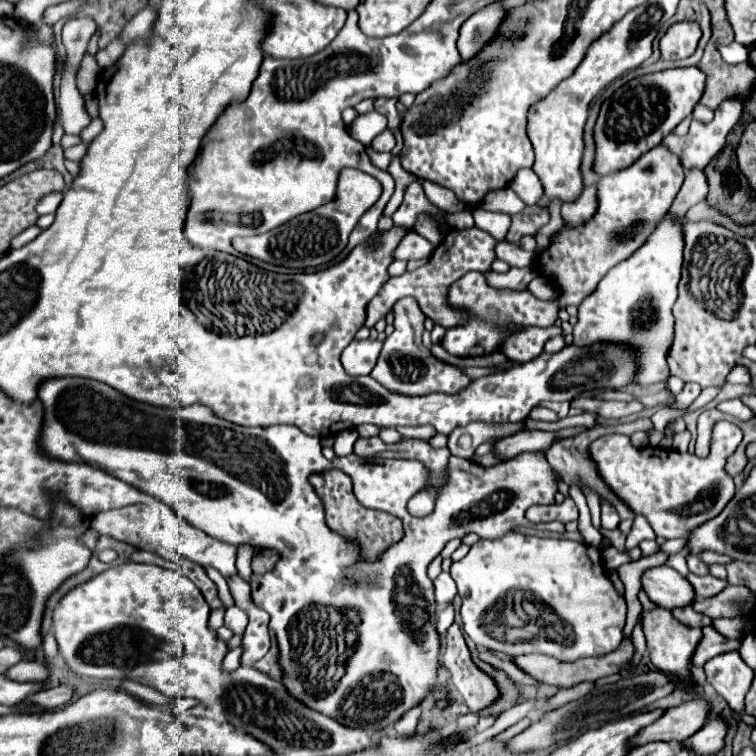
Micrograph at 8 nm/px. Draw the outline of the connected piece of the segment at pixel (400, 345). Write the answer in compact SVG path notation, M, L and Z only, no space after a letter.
M412 297L400 299L394 305L394 333L386 337L378 363L370 375L382 385L386 385L390 391L408 395L454 394L462 387L468 387L472 379L466 373L462 373L462 369L448 365L444 361L436 361L436 357L432 357L432 353L422 345L422 331L424 331L422 323L424 323L424 313L416 305L416 300Z

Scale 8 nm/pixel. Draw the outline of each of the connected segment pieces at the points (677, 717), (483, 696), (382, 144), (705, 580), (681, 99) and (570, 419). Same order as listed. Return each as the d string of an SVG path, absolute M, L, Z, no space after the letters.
M702 699L682 703L678 707L666 709L660 719L652 725L646 725L636 737L628 739L628 747L634 749L636 745L646 745L650 741L664 741L664 743L680 743L694 735L708 715L708 703Z
M456 623L448 627L446 649L442 659L444 667L450 671L450 683L454 685L456 693L464 699L464 703L470 707L470 711L480 713L482 709L498 701L498 683L472 661L470 649Z
M386 129L386 131L382 131L378 137L374 137L374 141L372 141L370 145L372 145L374 151L388 151L388 153L390 153L390 151L394 149L394 145L396 145L396 139L394 139L392 131Z
M688 573L686 577L690 581L690 585L694 587L696 591L696 599L704 599L704 597L714 597L718 595L726 585L728 581L726 579L718 579L718 577L712 577L712 575L694 575L694 573Z
M698 67L666 69L650 75L636 77L622 85L612 97L608 97L594 125L594 173L610 175L624 167L630 167L652 147L674 131L674 127L686 119L704 93L706 75Z
M585 412L580 415L567 416L556 422L526 421L526 429L538 429L543 431L559 431L570 427L586 427L588 429L596 425L598 415L595 413Z

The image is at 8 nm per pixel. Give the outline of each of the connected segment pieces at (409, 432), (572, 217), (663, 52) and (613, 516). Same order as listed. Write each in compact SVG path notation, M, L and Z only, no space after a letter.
M422 425L417 427L398 426L396 429L404 435L404 437L422 439L422 441L430 441L430 439L437 434L437 431L431 425Z
M586 187L576 201L562 205L562 217L570 225L580 225L596 211L596 187Z
M680 21L668 27L664 37L660 39L660 57L662 59L686 59L696 51L700 39L700 27L692 21Z
M602 503L602 529L608 529L608 531L612 531L612 529L616 529L618 527L618 513L610 507L610 505L606 505L606 503Z

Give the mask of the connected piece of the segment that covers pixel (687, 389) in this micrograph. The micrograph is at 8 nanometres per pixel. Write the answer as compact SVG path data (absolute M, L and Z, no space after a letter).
M687 383L683 390L676 396L675 403L671 406L676 409L688 408L700 395L702 389L696 383Z

